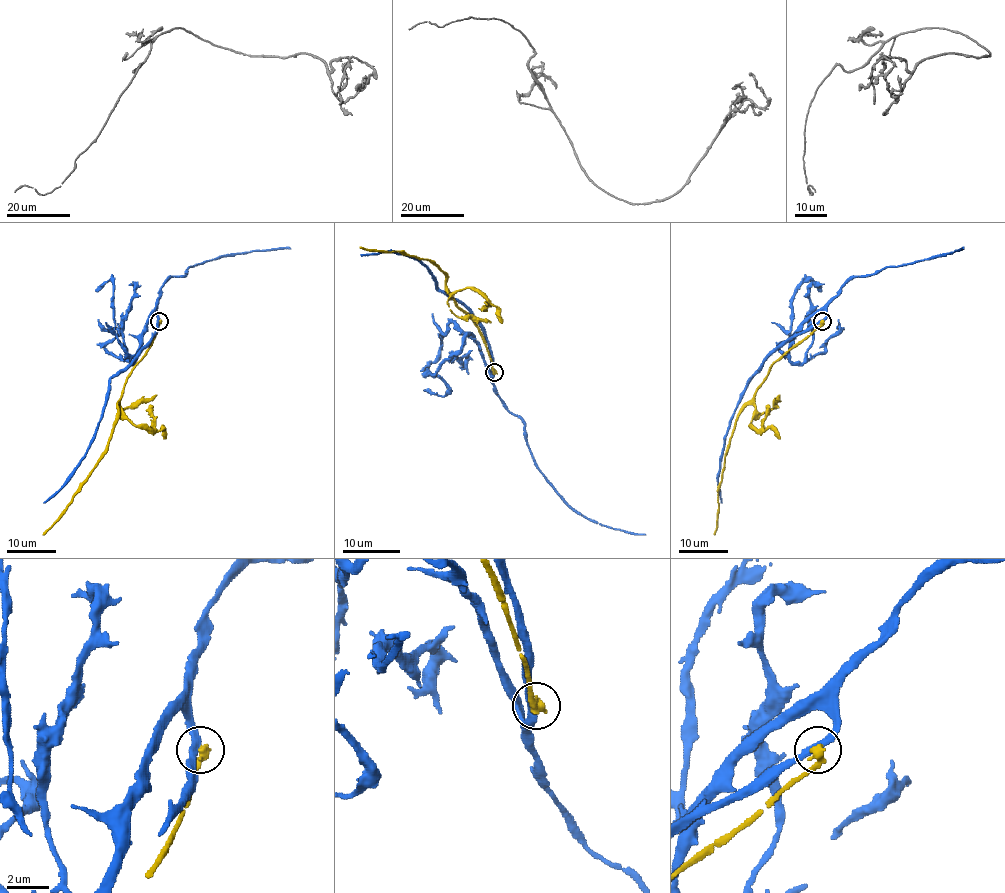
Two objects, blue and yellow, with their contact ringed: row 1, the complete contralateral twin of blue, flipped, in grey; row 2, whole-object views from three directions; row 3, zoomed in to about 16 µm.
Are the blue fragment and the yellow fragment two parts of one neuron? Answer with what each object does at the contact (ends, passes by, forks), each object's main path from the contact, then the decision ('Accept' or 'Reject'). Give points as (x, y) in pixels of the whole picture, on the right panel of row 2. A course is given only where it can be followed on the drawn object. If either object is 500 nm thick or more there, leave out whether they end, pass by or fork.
At the ring blue passes by. At the ring yellow ends. Course of blue: (822, 321), (785, 340), (749, 379), (725, 438), (718, 474), (722, 503). Course of yellow: (822, 321), (772, 365), (762, 385), (737, 418), (718, 488), (715, 535). Reject

